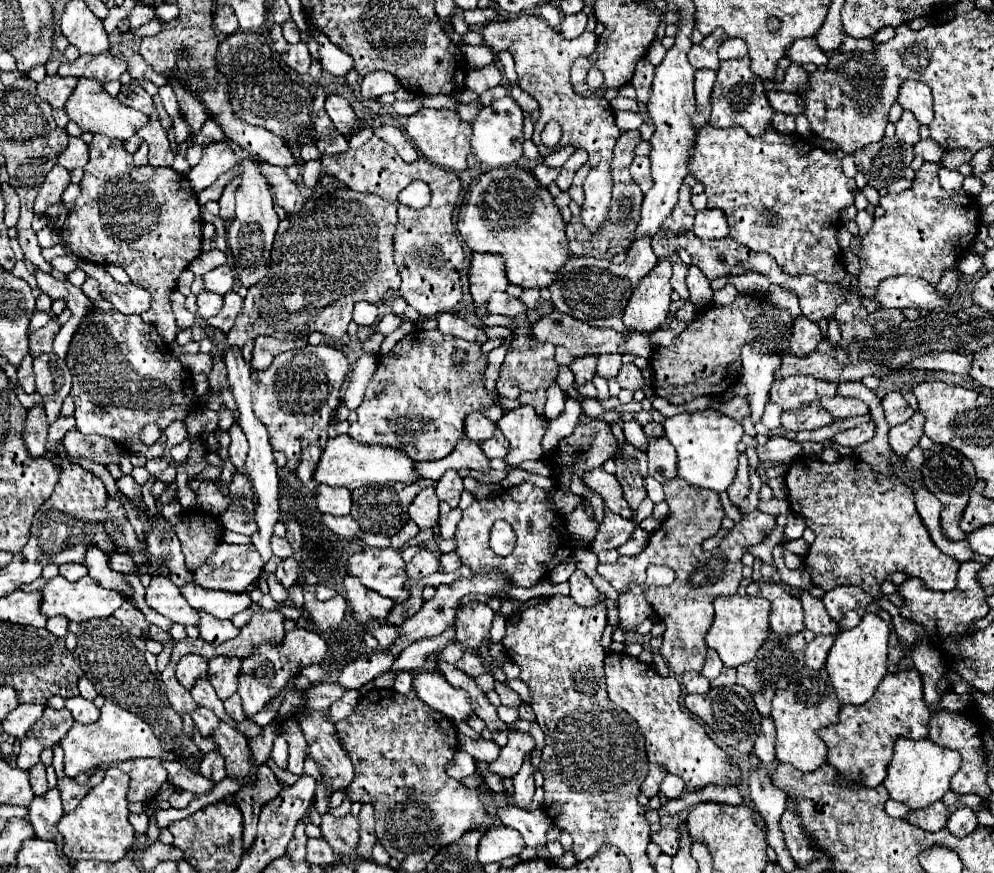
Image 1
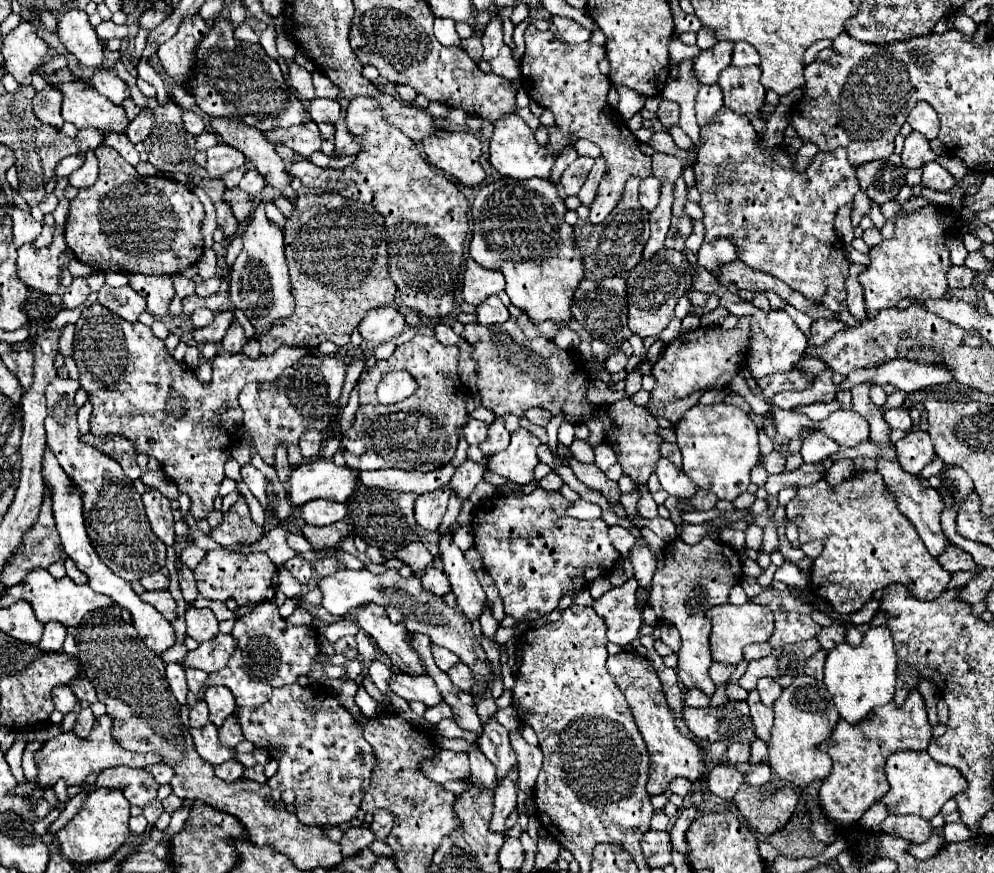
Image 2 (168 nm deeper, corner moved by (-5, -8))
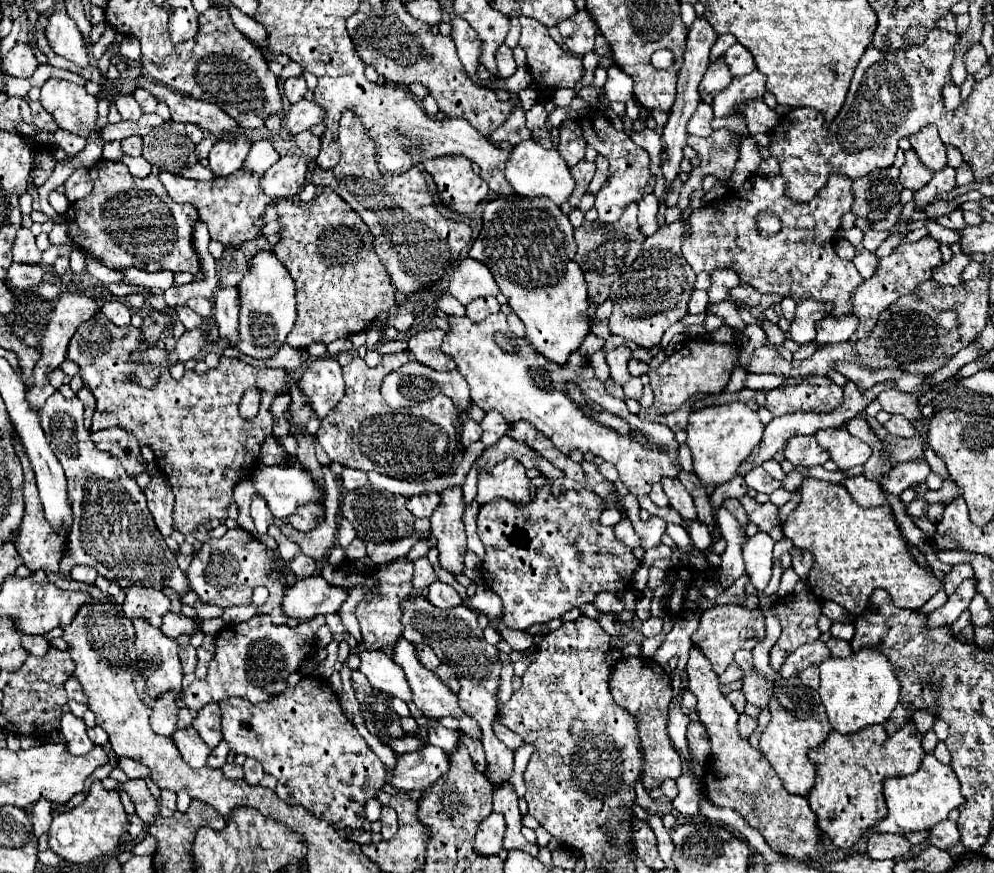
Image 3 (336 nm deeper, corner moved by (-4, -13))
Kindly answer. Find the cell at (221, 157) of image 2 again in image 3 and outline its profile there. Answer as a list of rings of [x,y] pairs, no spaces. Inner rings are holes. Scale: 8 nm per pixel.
[[[247,135],[227,139],[227,141],[215,141],[209,153],[209,169],[219,177],[239,171],[247,157],[249,147],[251,147],[251,137]]]

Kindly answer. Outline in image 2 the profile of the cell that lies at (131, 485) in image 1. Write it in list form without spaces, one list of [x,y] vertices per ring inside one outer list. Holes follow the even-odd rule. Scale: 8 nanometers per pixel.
[[[148,490],[144,496],[144,506],[146,506],[146,514],[150,520],[150,526],[154,530],[154,534],[166,544],[166,546],[174,546],[174,510],[168,502],[168,498],[164,494],[160,494],[158,490]]]

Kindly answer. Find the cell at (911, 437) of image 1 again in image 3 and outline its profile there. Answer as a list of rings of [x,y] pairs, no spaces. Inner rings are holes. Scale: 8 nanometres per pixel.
[[[917,459],[917,461],[907,461],[903,465],[897,465],[893,467],[883,479],[881,479],[881,485],[885,491],[893,493],[893,495],[901,495],[905,489],[913,487],[913,485],[919,485],[919,483],[925,483],[927,475],[931,473],[927,461],[923,459]]]

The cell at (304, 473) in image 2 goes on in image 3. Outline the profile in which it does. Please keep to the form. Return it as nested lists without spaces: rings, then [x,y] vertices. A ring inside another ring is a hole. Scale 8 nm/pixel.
[[[259,465],[255,469],[255,473],[251,473],[251,481],[253,481],[257,493],[261,493],[265,497],[271,513],[277,519],[285,519],[285,517],[293,515],[297,511],[297,507],[301,507],[301,505],[319,503],[319,501],[323,503],[325,501],[325,489],[301,465],[287,465],[287,467],[265,467],[265,465]]]

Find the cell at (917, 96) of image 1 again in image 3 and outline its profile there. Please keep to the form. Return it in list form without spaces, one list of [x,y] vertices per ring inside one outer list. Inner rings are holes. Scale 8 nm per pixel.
[[[925,125],[917,133],[909,135],[909,141],[919,159],[923,161],[923,165],[927,165],[931,171],[943,169],[947,165],[945,145],[939,139],[939,131],[935,129],[935,125]]]

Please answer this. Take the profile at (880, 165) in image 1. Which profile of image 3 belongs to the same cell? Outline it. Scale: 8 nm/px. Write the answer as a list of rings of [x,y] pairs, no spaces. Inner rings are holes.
[[[887,167],[867,177],[853,181],[855,205],[851,211],[859,217],[867,217],[871,221],[881,221],[887,217],[889,209],[899,203],[899,169]]]

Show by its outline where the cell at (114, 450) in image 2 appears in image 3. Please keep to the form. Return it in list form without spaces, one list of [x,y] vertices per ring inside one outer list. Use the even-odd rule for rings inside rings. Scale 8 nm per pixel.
[[[105,429],[91,433],[91,441],[95,443],[97,449],[113,453],[123,463],[127,475],[137,477],[139,473],[145,471],[145,461],[141,457],[139,443],[131,433],[123,429]]]

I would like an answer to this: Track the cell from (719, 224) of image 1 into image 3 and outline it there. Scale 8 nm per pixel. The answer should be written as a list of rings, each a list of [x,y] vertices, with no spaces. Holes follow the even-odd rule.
[[[715,269],[711,271],[711,289],[709,289],[709,301],[719,303],[729,295],[729,289],[739,285],[739,275],[733,269]]]

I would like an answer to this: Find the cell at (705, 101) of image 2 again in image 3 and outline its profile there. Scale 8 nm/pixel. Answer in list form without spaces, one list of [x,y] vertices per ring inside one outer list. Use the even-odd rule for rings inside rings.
[[[699,103],[695,115],[691,117],[689,125],[687,125],[687,131],[691,135],[697,135],[697,137],[709,137],[713,133],[713,127],[711,127],[711,121],[713,121],[713,109],[709,103]]]

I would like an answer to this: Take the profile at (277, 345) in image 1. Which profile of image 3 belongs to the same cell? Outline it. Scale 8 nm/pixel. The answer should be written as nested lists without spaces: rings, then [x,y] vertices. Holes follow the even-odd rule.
[[[97,311],[91,321],[79,325],[79,329],[75,331],[75,335],[69,341],[67,357],[79,365],[79,369],[81,369],[79,377],[83,379],[85,387],[97,399],[91,431],[99,431],[99,429],[107,429],[107,427],[121,427],[121,429],[133,433],[141,445],[151,443],[157,463],[161,467],[167,465],[167,471],[163,471],[163,473],[169,479],[169,483],[173,487],[173,495],[175,495],[173,527],[185,535],[191,531],[197,531],[205,521],[225,519],[225,509],[231,503],[235,483],[239,479],[251,475],[251,471],[259,463],[259,441],[263,441],[263,437],[271,435],[271,427],[273,427],[273,417],[269,411],[271,403],[277,395],[285,393],[293,381],[291,375],[283,369],[255,369],[235,357],[221,357],[219,365],[215,369],[209,369],[205,375],[197,375],[195,371],[185,371],[183,379],[175,381],[171,377],[171,373],[167,371],[167,351],[165,349],[159,349],[157,345],[145,341],[143,331],[133,325],[127,325],[127,327],[113,325],[101,311]],[[139,345],[147,345],[147,347],[141,351],[141,361],[135,363],[135,361],[131,361],[131,355],[139,351]],[[149,365],[155,365],[161,369],[159,377],[157,377],[155,385],[141,387],[139,381],[133,379],[133,375],[139,369],[149,367]],[[249,387],[261,389],[261,395],[263,395],[263,405],[261,405],[255,421],[243,421],[237,411],[239,399]]]

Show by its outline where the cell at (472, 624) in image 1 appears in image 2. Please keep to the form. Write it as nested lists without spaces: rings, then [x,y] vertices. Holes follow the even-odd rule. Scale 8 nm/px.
[[[450,532],[440,534],[440,558],[442,558],[442,564],[444,564],[444,572],[450,578],[452,592],[458,598],[460,610],[470,620],[478,618],[482,608],[484,608],[486,594],[484,594],[482,586],[478,584],[474,568],[466,562],[462,550],[452,542]]]

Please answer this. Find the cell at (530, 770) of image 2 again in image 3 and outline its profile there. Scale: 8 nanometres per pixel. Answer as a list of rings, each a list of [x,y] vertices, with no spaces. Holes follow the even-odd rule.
[[[493,723],[493,731],[495,731],[495,735],[497,735],[511,751],[517,751],[517,749],[523,745],[523,739],[521,739],[517,733],[513,733],[511,729],[507,729],[505,725],[501,725],[501,723]]]

